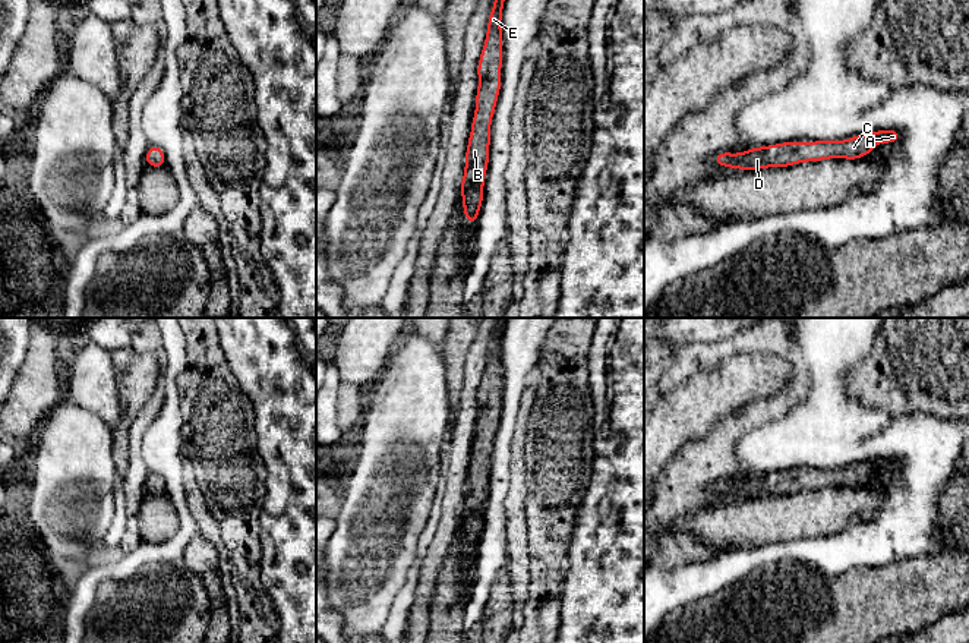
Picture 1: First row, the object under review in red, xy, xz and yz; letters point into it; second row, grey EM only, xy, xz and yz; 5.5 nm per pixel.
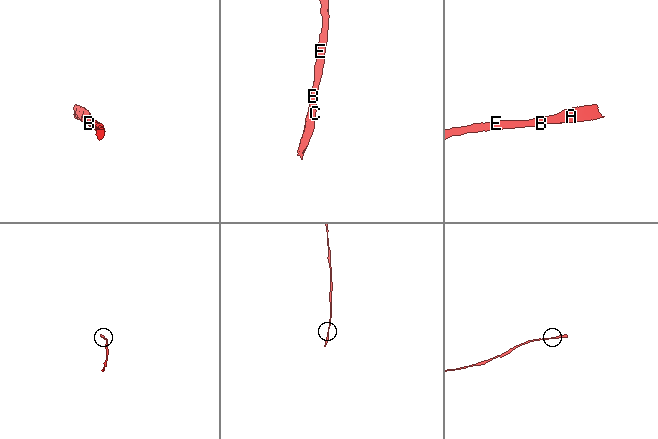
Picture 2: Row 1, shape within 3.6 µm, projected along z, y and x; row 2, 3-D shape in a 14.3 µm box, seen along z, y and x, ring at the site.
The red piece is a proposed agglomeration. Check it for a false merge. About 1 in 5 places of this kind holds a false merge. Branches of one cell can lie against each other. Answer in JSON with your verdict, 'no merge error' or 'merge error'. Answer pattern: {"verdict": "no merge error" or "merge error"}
{"verdict": "no merge error"}

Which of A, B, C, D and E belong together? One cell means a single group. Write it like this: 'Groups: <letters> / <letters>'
Groups: A B C D E

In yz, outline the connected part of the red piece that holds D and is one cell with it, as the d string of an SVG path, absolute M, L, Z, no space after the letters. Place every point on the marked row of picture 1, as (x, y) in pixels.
M888 129L858 135L848 141L783 142L751 148L742 154L720 152L713 157L713 163L741 170L760 170L827 158L858 160L869 154L878 142L894 144L899 139L899 130Z

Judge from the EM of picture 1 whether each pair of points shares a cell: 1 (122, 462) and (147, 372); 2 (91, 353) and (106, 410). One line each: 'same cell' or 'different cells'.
1: same cell
2: same cell

